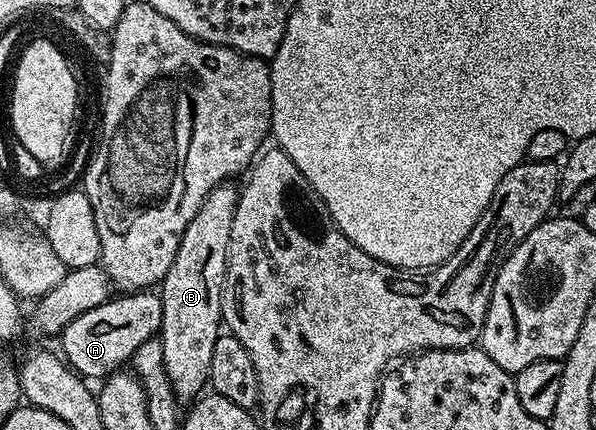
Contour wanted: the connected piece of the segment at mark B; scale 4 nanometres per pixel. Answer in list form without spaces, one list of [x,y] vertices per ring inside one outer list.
[[[232,182],[220,183],[199,205],[199,213],[191,217],[191,225],[183,233],[179,241],[179,249],[175,253],[175,261],[171,261],[171,269],[167,269],[164,279],[159,284],[161,297],[161,330],[159,338],[163,345],[163,369],[167,369],[167,377],[171,381],[171,389],[178,400],[193,401],[206,390],[211,373],[211,352],[215,349],[215,341],[223,333],[221,317],[221,294],[225,288],[225,270],[227,269],[227,253],[231,237],[231,221],[237,208],[238,188]]]

